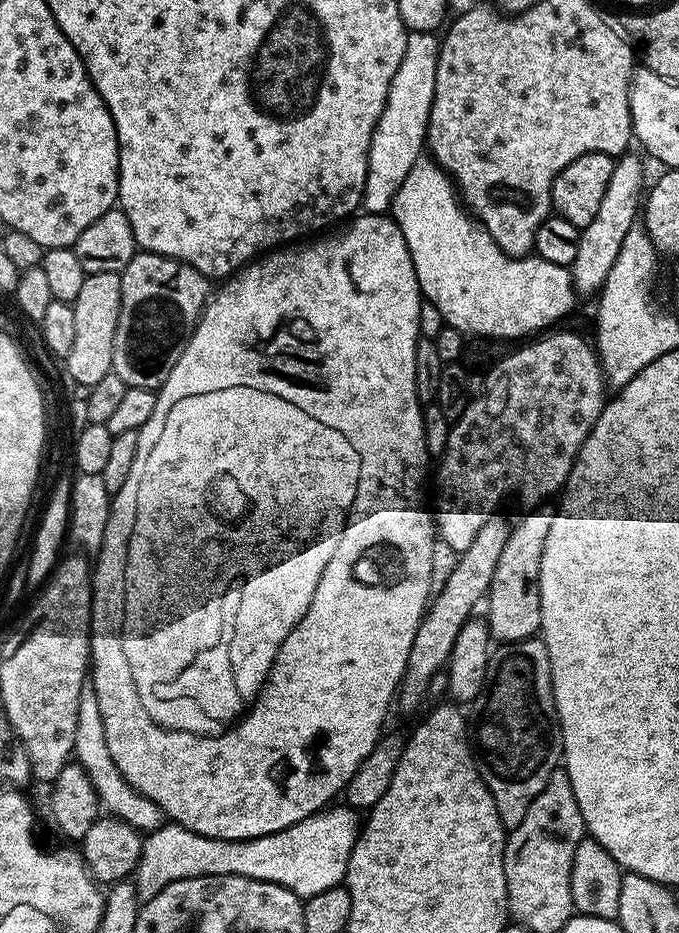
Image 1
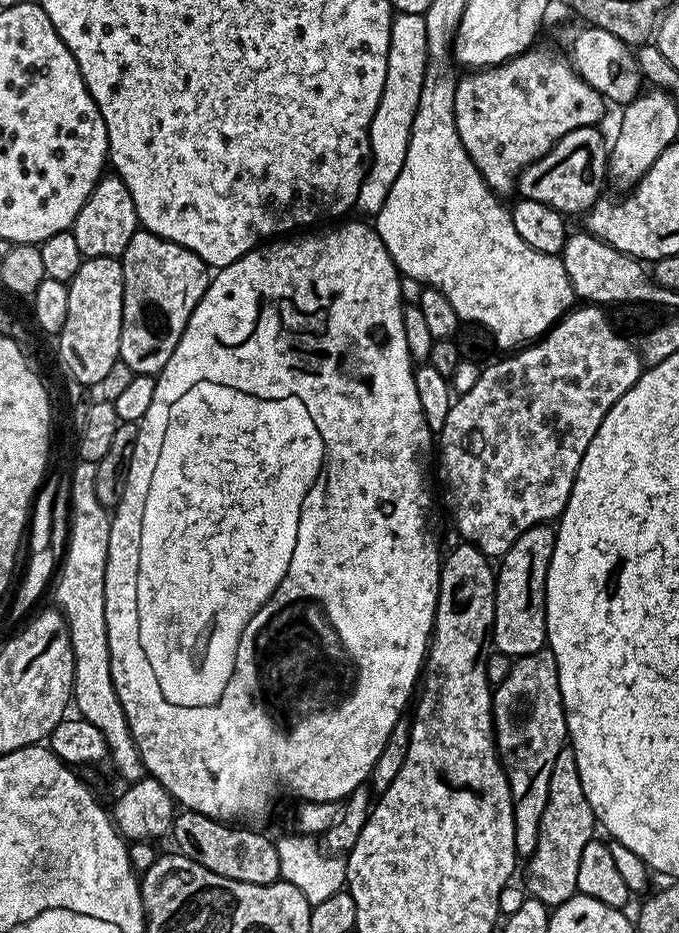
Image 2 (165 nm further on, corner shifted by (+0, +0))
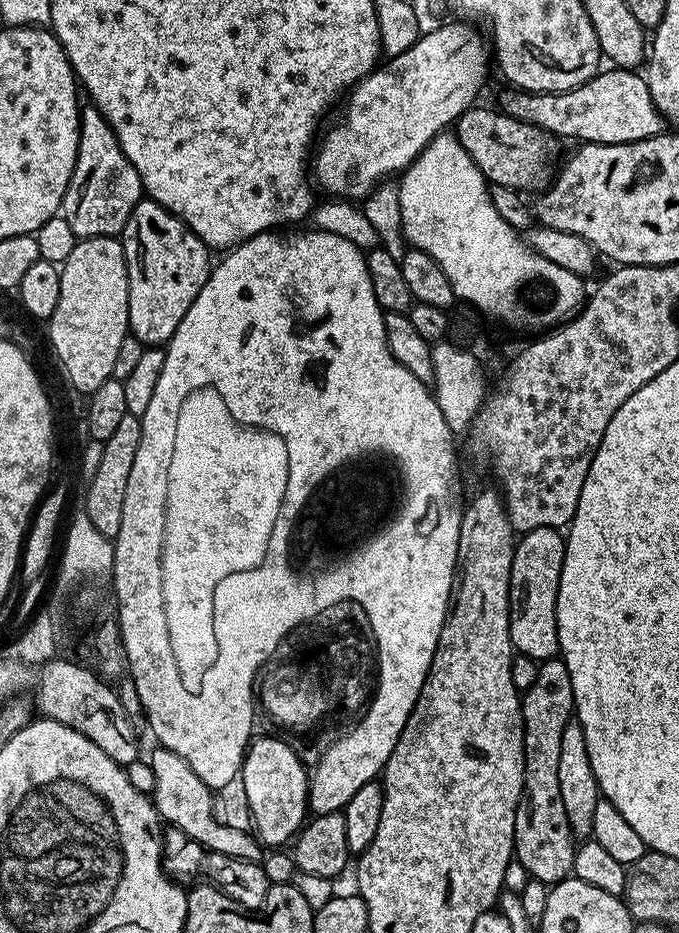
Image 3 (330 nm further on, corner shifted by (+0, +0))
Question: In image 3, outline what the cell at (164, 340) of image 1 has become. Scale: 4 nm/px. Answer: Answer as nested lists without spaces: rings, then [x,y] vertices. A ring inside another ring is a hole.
[[[142,198],[134,206],[122,233],[128,263],[128,326],[146,346],[164,346],[178,322],[208,281],[210,249],[180,218],[158,202]]]

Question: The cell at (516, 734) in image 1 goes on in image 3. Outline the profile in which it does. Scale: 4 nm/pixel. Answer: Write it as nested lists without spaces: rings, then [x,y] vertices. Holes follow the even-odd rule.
[[[553,658],[543,661],[538,670],[538,678],[534,678],[534,686],[530,686],[528,692],[523,693],[522,696],[522,718],[524,719],[524,793],[520,795],[520,805],[516,811],[516,825],[514,826],[514,838],[516,839],[516,847],[514,849],[514,860],[518,865],[528,871],[527,875],[531,879],[542,882],[549,886],[553,884],[560,884],[562,881],[569,879],[572,876],[572,867],[574,866],[574,854],[578,847],[577,841],[572,834],[572,827],[566,818],[566,809],[562,806],[562,793],[558,786],[558,750],[562,747],[562,730],[568,725],[569,720],[573,719],[574,709],[572,703],[574,702],[574,694],[570,686],[570,670],[566,670],[563,660]]]

